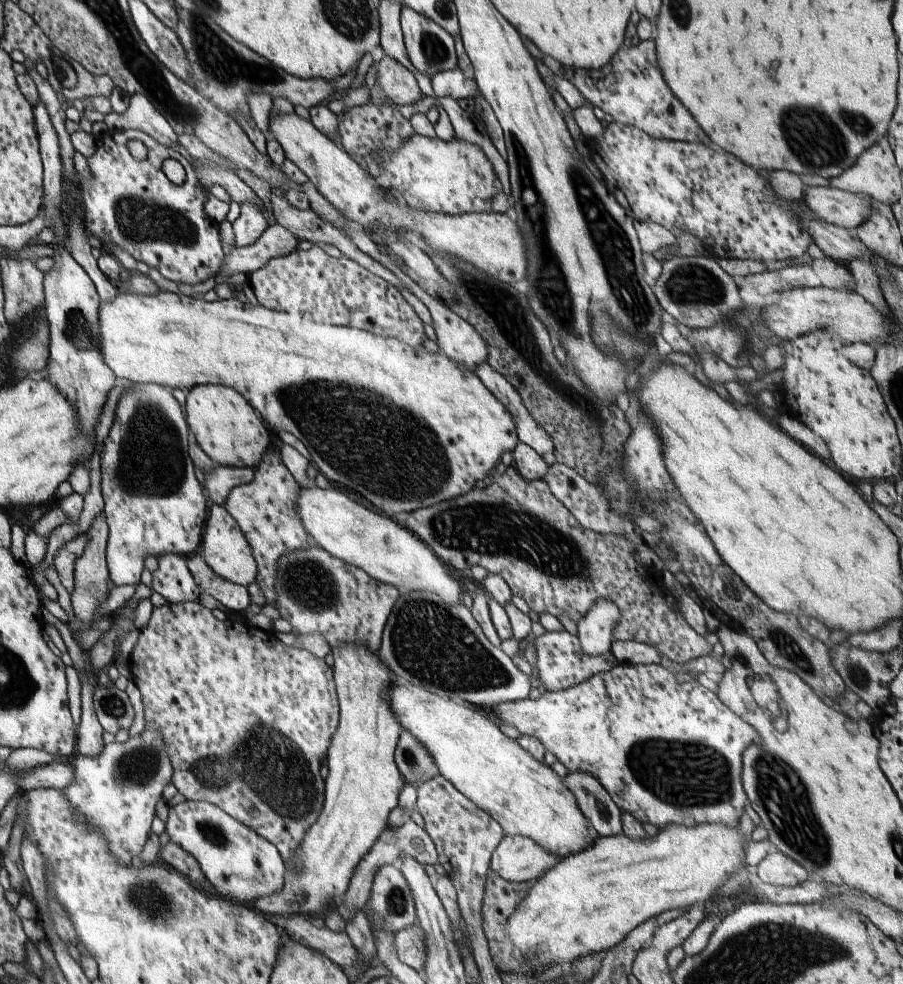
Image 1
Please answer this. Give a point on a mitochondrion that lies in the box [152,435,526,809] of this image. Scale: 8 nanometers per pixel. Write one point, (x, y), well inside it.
(432, 644)

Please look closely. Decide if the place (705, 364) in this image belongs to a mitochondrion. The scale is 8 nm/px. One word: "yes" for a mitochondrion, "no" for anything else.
no

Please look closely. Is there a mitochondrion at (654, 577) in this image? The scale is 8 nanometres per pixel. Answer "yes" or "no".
no

